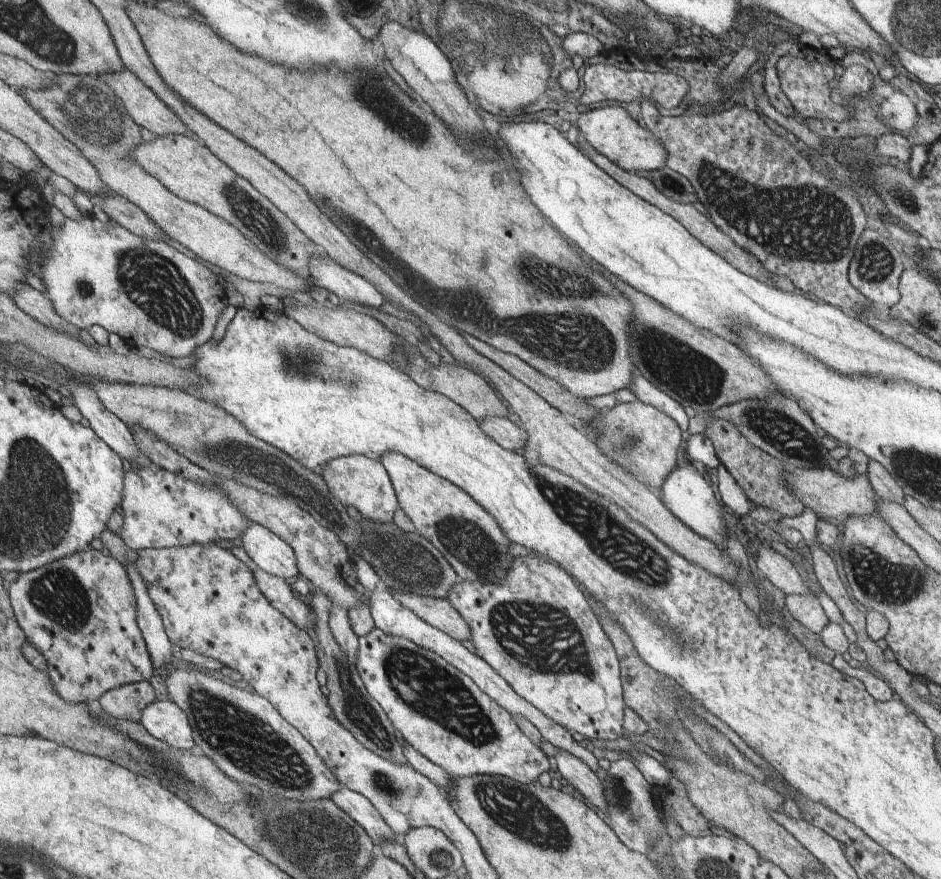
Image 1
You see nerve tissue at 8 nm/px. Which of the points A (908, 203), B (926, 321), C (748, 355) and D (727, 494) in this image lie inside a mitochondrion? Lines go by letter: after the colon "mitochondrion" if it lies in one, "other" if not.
A: mitochondrion
B: mitochondrion
C: other
D: other

